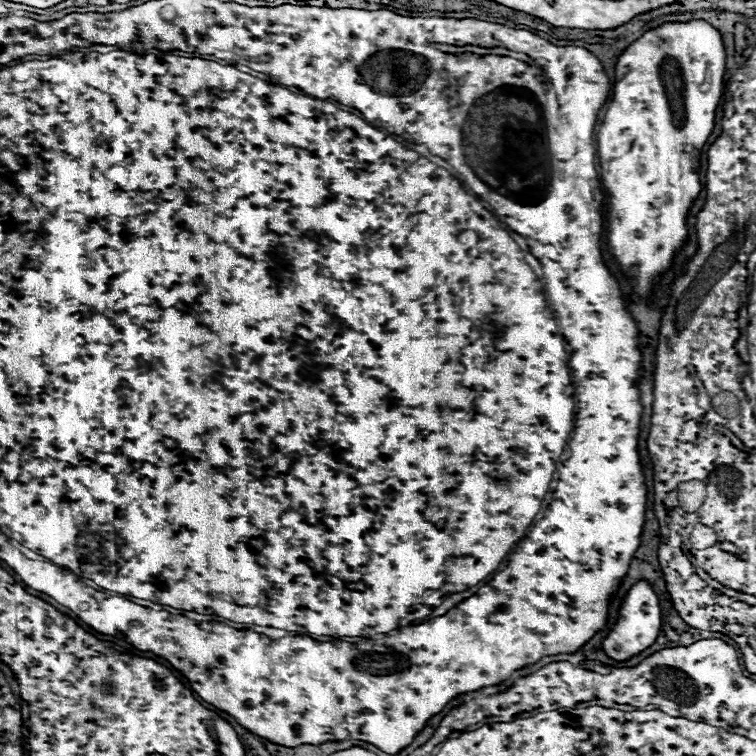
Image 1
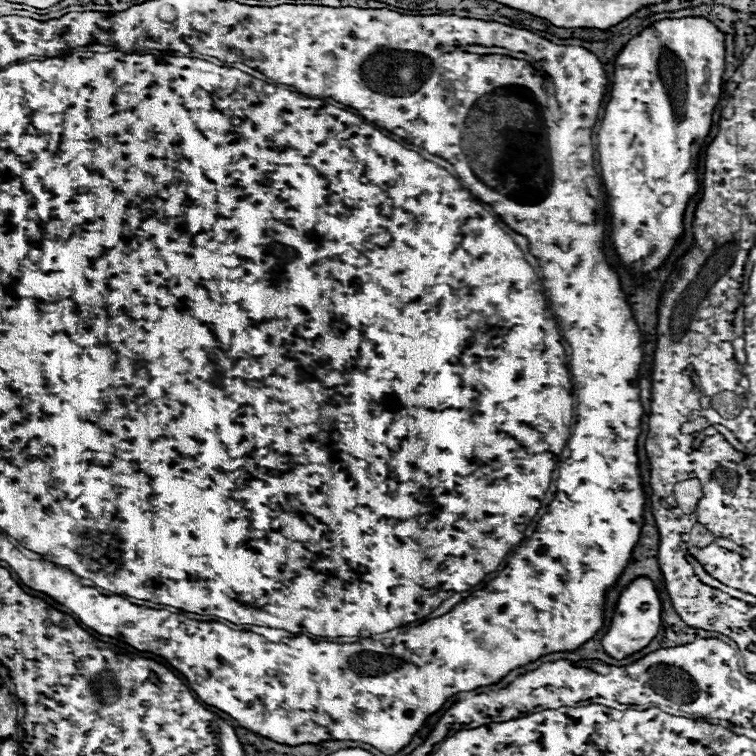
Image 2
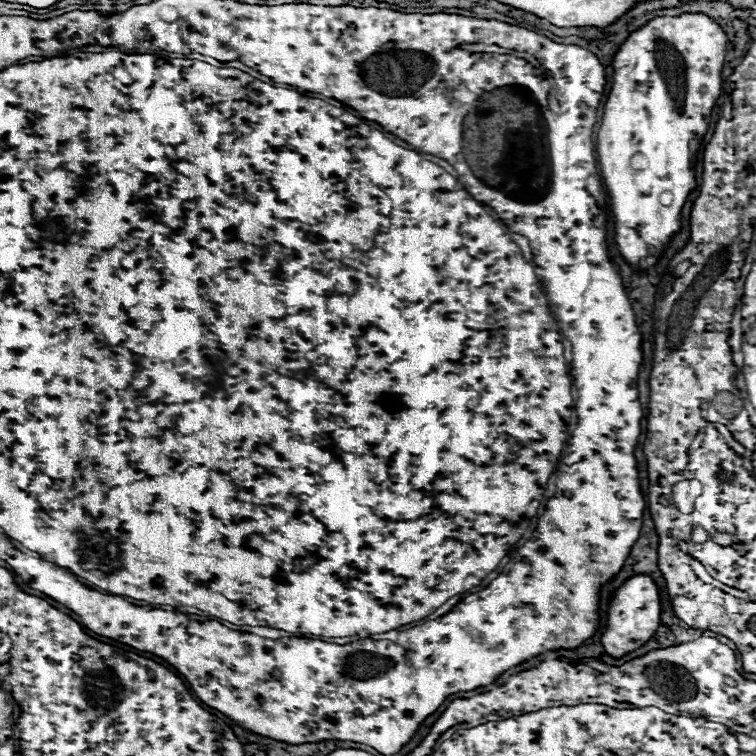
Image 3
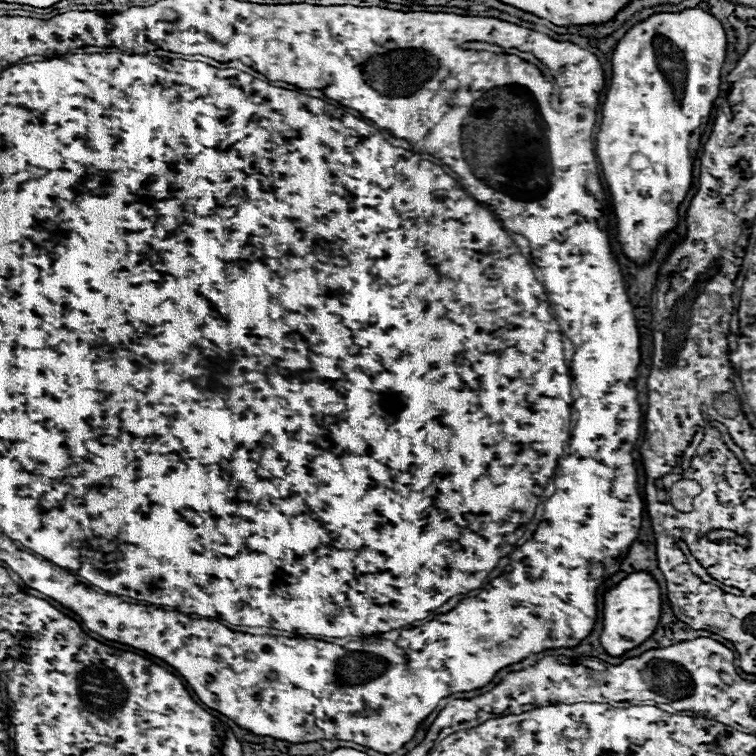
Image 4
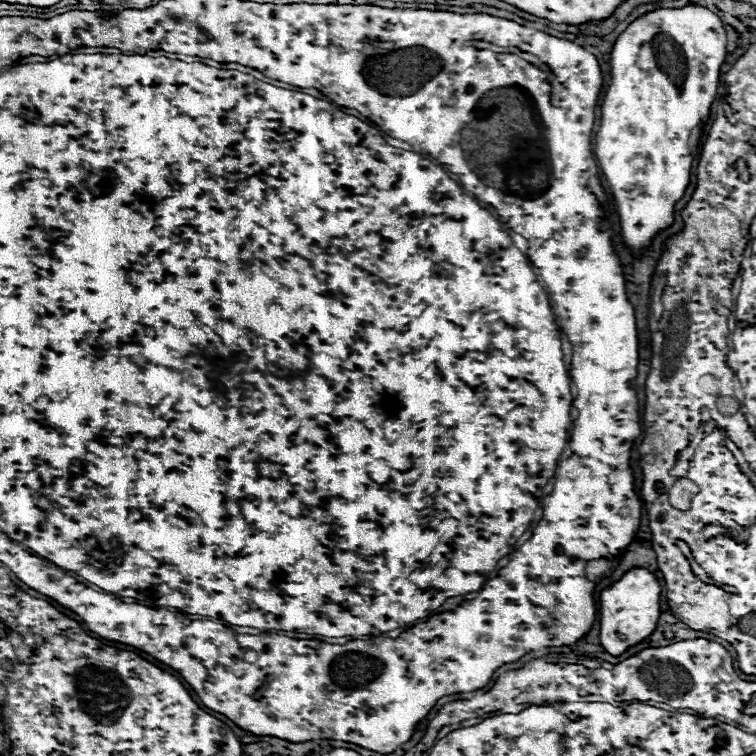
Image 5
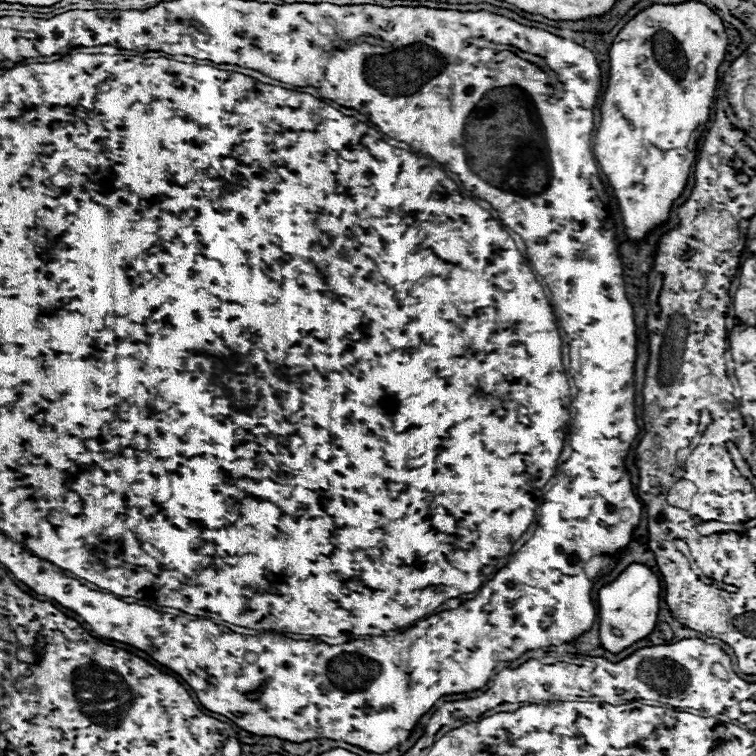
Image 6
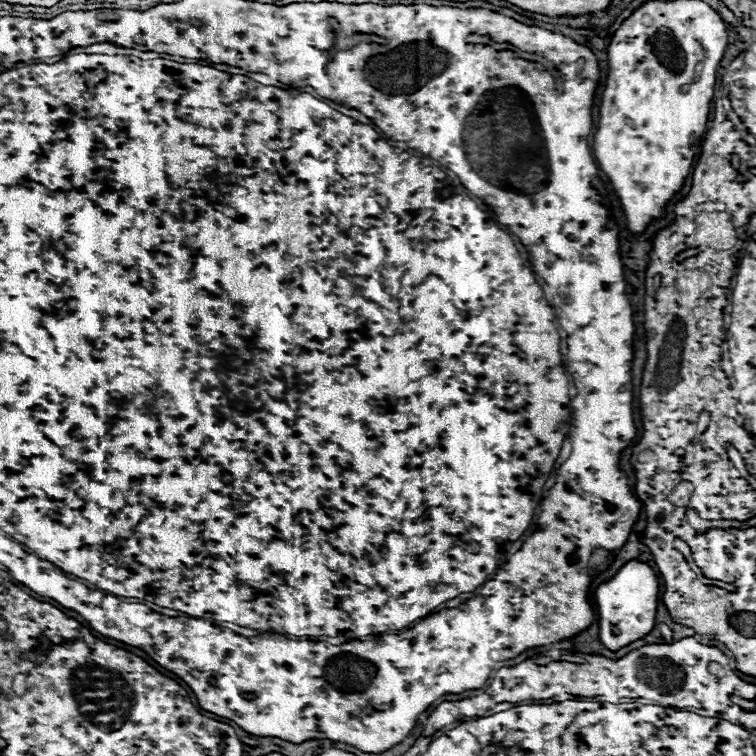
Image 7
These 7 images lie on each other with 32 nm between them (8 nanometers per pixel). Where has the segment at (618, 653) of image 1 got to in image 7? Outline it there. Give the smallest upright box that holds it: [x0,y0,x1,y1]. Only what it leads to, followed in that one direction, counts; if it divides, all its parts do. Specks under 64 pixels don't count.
[594,560,660,652]

